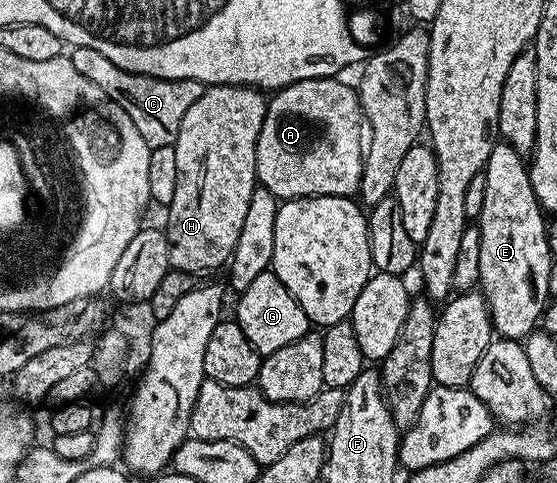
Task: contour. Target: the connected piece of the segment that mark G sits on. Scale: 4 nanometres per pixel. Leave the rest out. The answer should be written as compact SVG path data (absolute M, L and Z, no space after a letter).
M268 272L257 276L249 288L245 288L238 295L239 303L235 306L234 321L238 322L241 332L253 344L253 348L261 356L273 354L278 349L285 348L287 344L301 340L312 329L313 323L307 319L301 304L281 284L279 277L274 272Z

